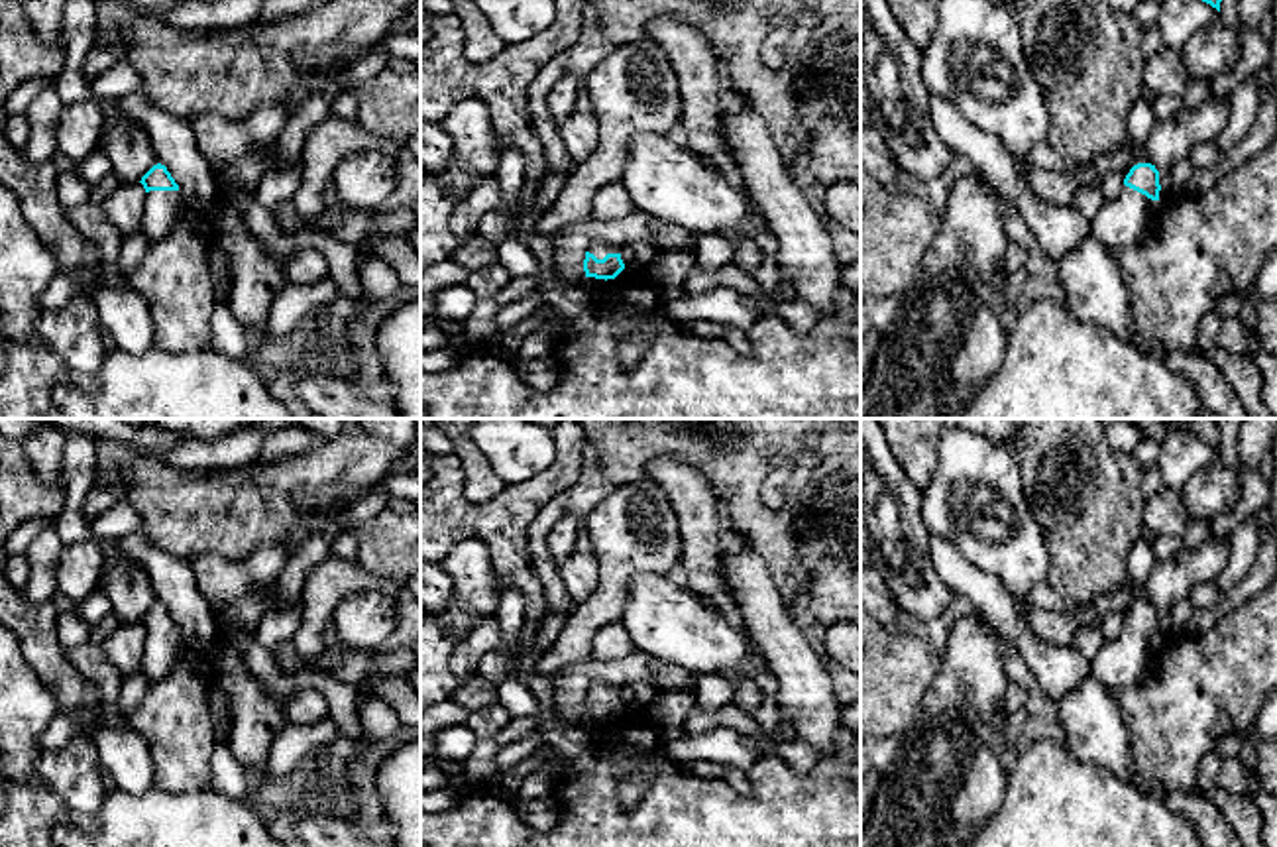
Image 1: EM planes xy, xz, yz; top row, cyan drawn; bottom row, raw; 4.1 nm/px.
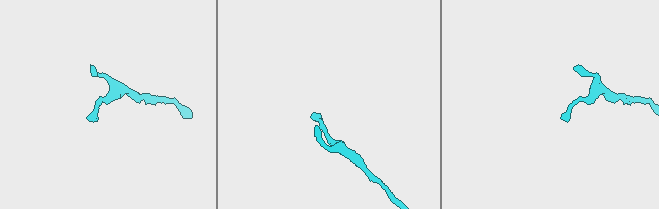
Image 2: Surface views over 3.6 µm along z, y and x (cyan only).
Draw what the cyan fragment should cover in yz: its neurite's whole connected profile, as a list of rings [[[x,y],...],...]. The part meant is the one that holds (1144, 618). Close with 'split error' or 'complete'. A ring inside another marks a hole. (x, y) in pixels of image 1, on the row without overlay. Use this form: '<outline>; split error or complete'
[[[1138,603],[1124,619],[1116,641],[1106,641],[1090,662],[1090,674],[1108,688],[1139,682],[1159,641],[1159,611],[1151,603]]]; split error

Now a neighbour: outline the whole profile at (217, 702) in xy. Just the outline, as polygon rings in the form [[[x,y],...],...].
[[[214,688],[210,698],[208,698],[208,707],[210,707],[210,717],[212,717],[212,725],[214,729],[222,729],[224,725],[228,725],[226,719],[226,700],[224,700],[224,692]]]

